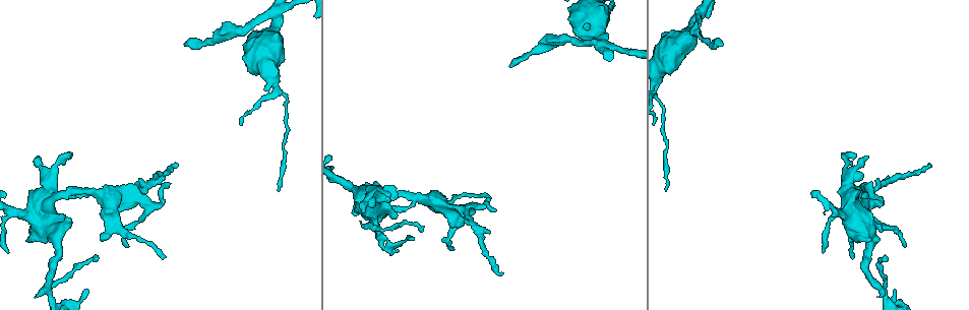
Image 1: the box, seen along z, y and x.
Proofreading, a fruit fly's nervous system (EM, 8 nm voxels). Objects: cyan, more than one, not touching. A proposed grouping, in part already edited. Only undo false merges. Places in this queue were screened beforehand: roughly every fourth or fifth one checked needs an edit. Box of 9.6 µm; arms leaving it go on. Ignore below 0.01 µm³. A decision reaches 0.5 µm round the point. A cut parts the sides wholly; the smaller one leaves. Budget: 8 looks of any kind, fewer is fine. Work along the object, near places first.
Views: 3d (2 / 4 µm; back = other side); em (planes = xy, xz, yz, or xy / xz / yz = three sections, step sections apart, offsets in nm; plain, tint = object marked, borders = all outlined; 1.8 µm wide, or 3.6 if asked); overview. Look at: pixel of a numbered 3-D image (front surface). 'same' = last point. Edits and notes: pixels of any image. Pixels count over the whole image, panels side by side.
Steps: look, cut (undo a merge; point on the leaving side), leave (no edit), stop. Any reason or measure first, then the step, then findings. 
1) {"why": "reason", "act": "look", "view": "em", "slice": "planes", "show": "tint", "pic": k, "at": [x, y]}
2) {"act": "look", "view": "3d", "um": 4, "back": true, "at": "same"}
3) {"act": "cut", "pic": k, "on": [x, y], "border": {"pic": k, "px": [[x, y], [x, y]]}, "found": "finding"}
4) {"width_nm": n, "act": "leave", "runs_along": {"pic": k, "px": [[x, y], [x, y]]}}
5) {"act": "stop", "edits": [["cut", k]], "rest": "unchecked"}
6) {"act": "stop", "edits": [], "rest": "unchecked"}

{"why": "four or more arms meet", "act": "look", "view": "3d", "um": 4, "pic": 1, "at": [134, 200]}

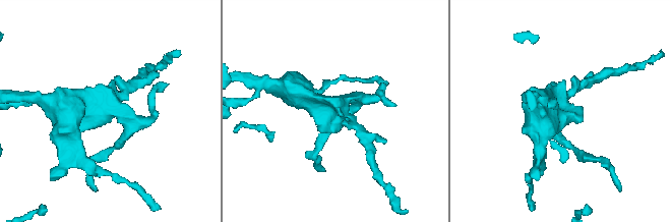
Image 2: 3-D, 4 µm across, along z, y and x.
{"why": "need the tissue", "act": "look", "view": "em", "slice": "planes", "show": "tint", "pic": 2, "at": [111, 110]}

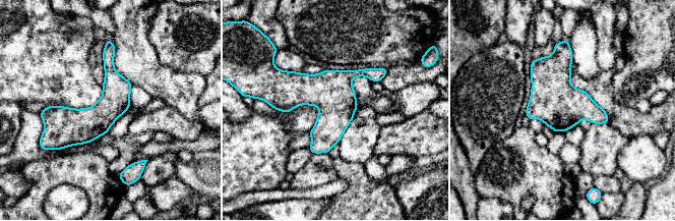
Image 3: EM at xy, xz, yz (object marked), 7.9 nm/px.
{"act": "leave", "found": "one cell here"}

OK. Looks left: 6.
{"why": "abrupt turn", "act": "look", "view": "3d", "um": 2, "pic": 1, "at": [370, 226]}

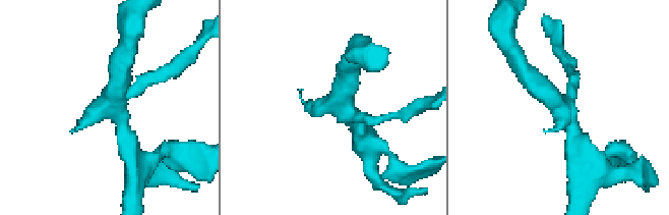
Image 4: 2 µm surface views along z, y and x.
{"arms": 3, "why": "need the tissue", "act": "look", "view": "em", "slice": "planes", "show": "plain", "pic": 4, "at": [344, 103]}

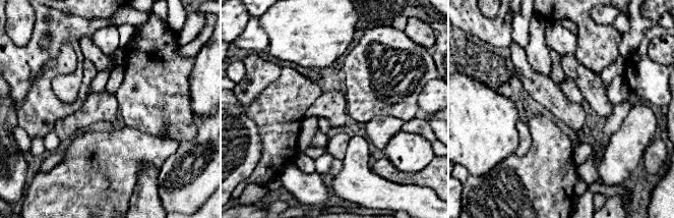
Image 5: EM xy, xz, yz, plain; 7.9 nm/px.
{"act": "look", "view": "em", "slice": "planes", "show": "borders", "at": "same"}

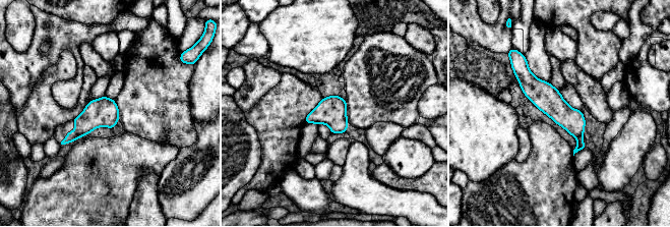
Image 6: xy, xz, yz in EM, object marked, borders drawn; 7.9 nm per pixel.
{"act": "leave", "runs_along": {"pic": 6, "px": [[524, 66], [582, 146]]}, "found": "continuous, no second cell"}

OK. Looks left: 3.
{"why": "touches itself", "act": "look", "view": "em", "slice": "planes", "show": "tint", "pic": 1, "at": [600, 20]}

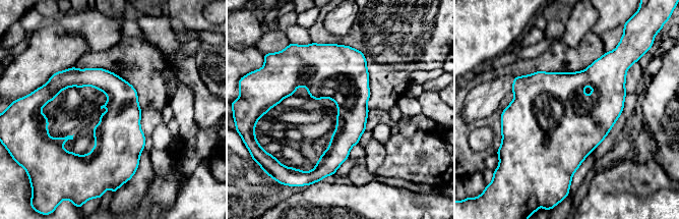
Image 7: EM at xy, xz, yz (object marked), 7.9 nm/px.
{"width_nm": 280, "act": "leave", "found": "continuous, no second cell"}

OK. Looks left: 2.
{"act": "stop", "edits": [], "rest": "unchecked"}

